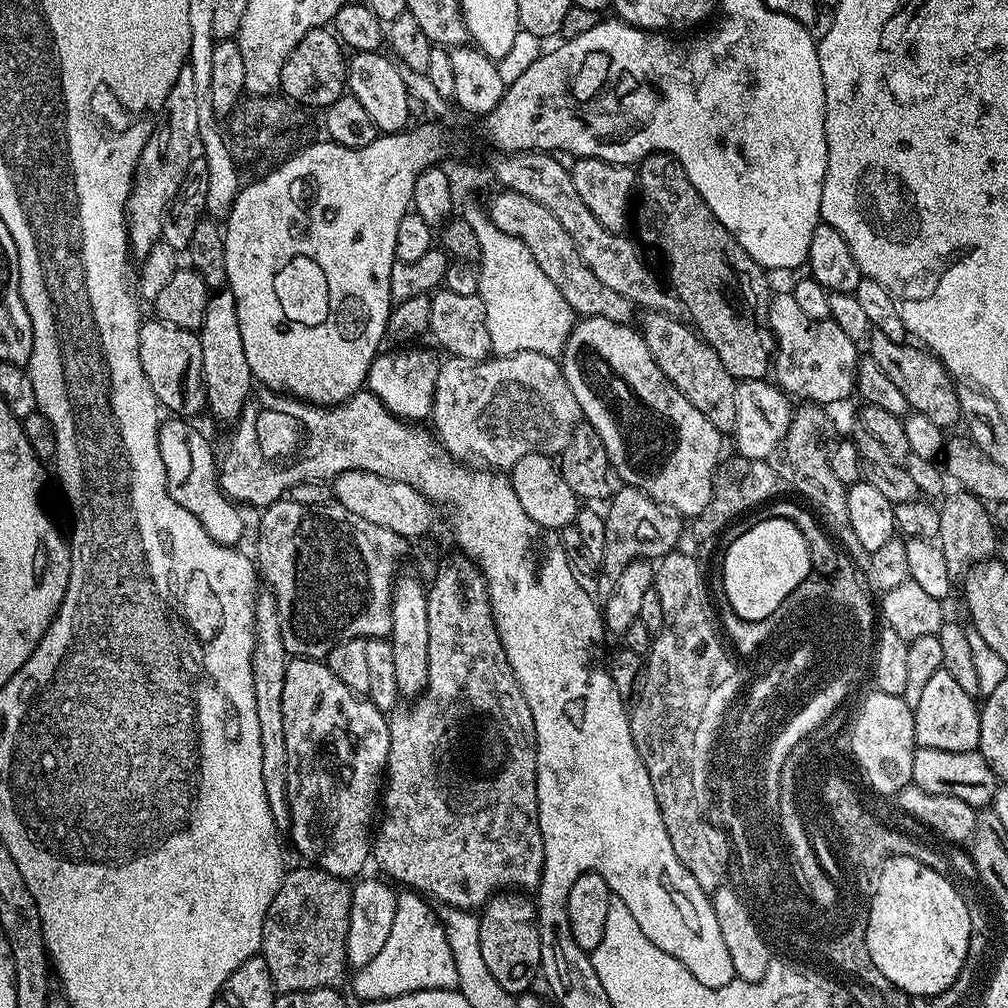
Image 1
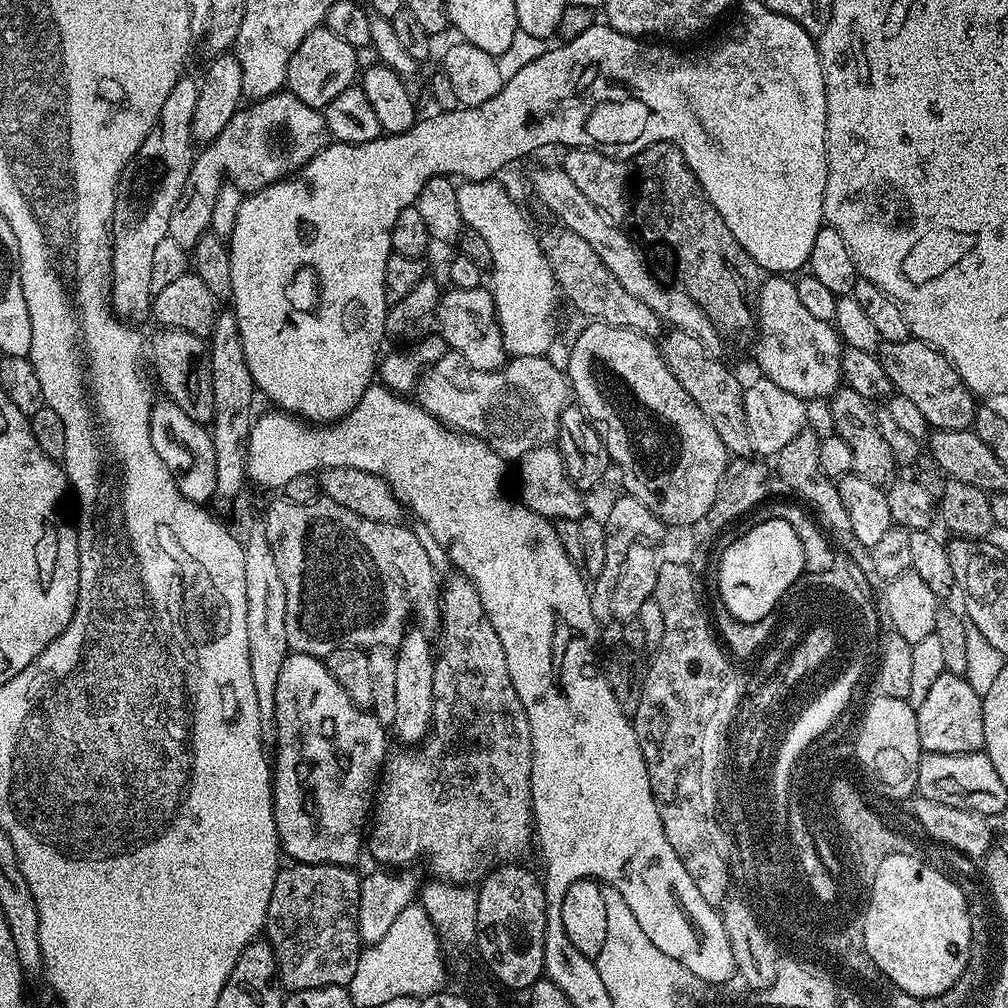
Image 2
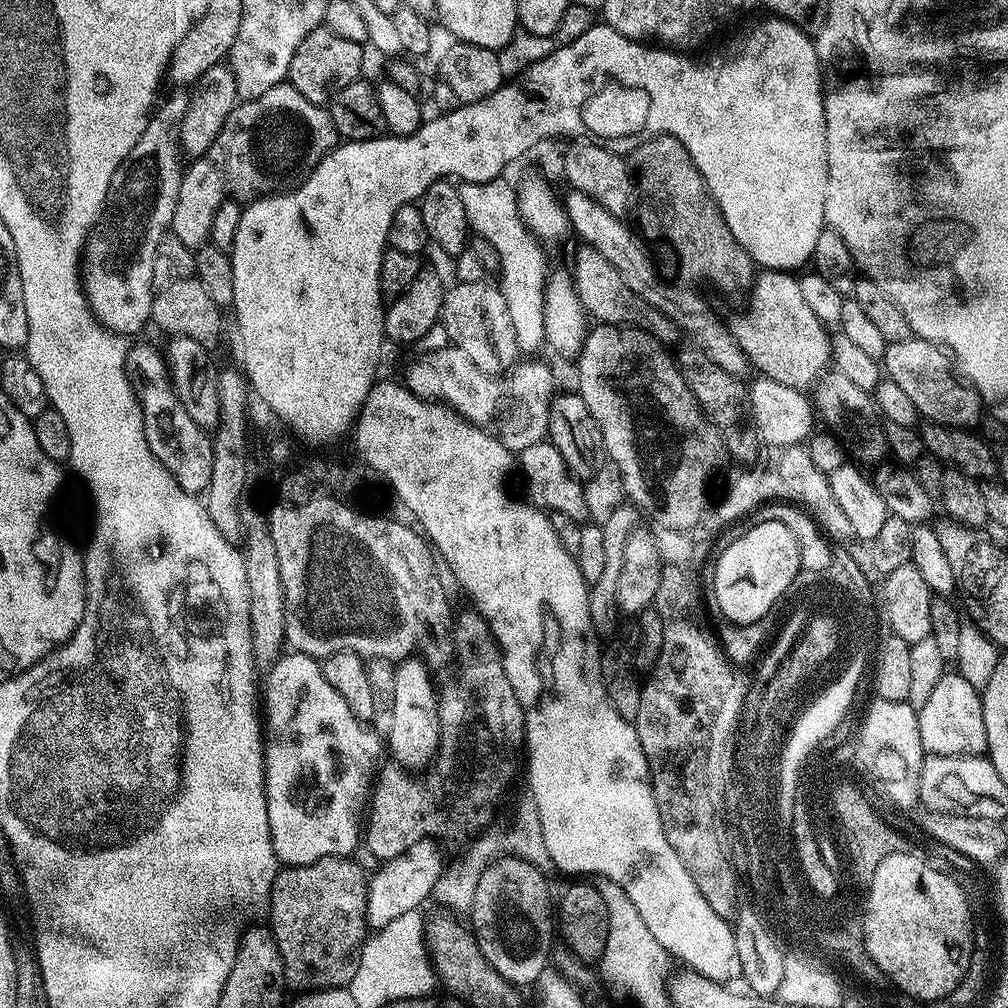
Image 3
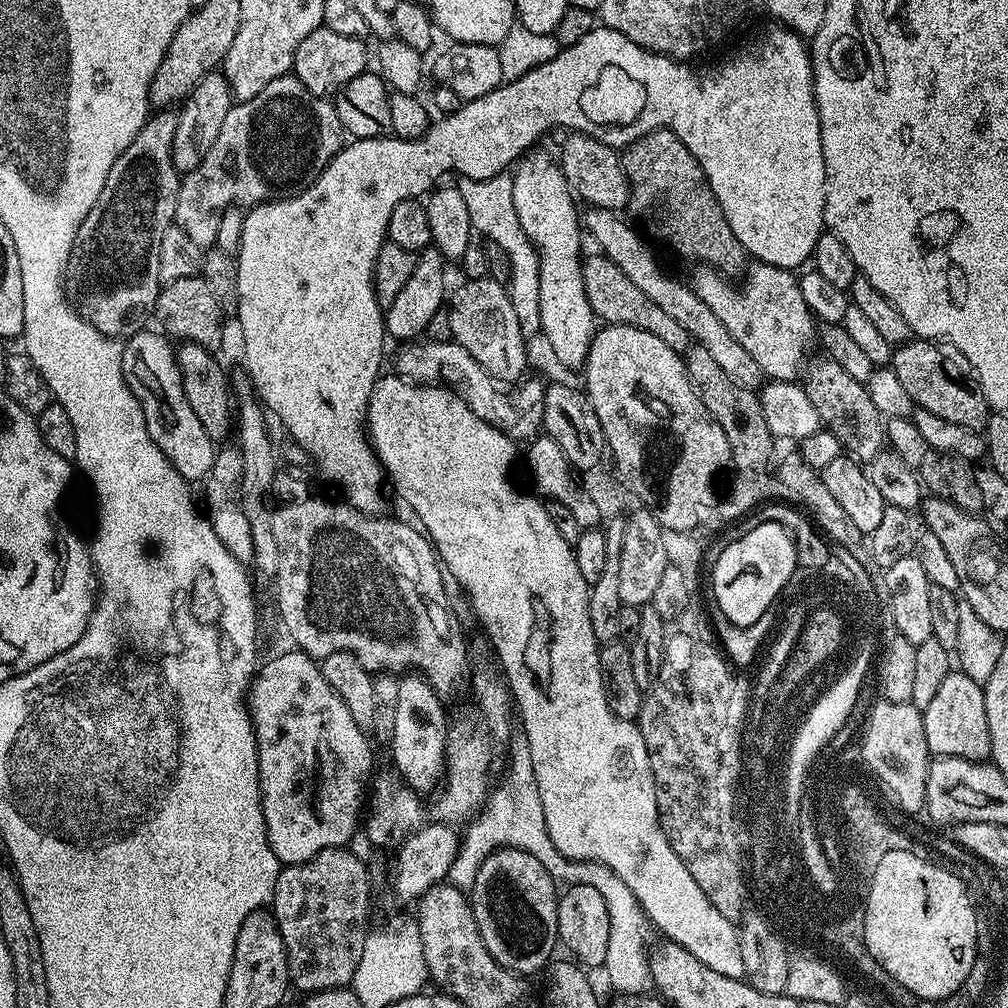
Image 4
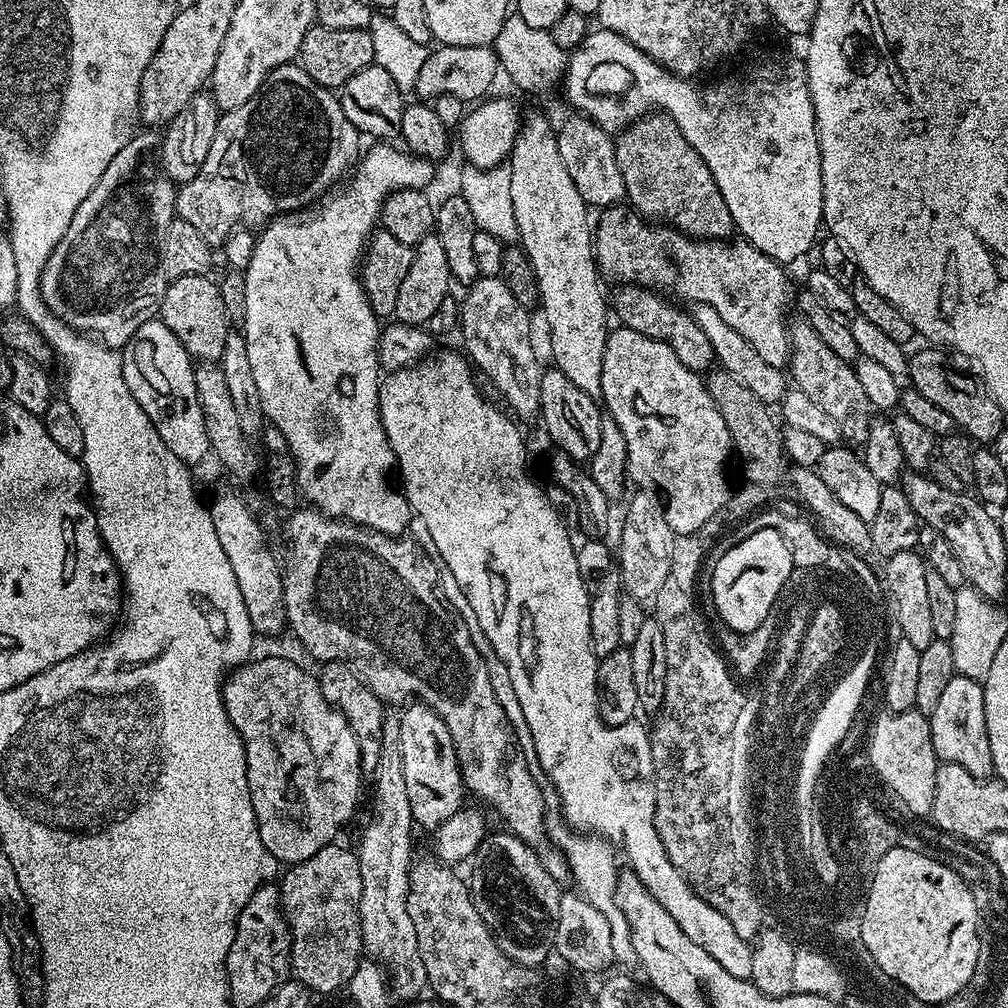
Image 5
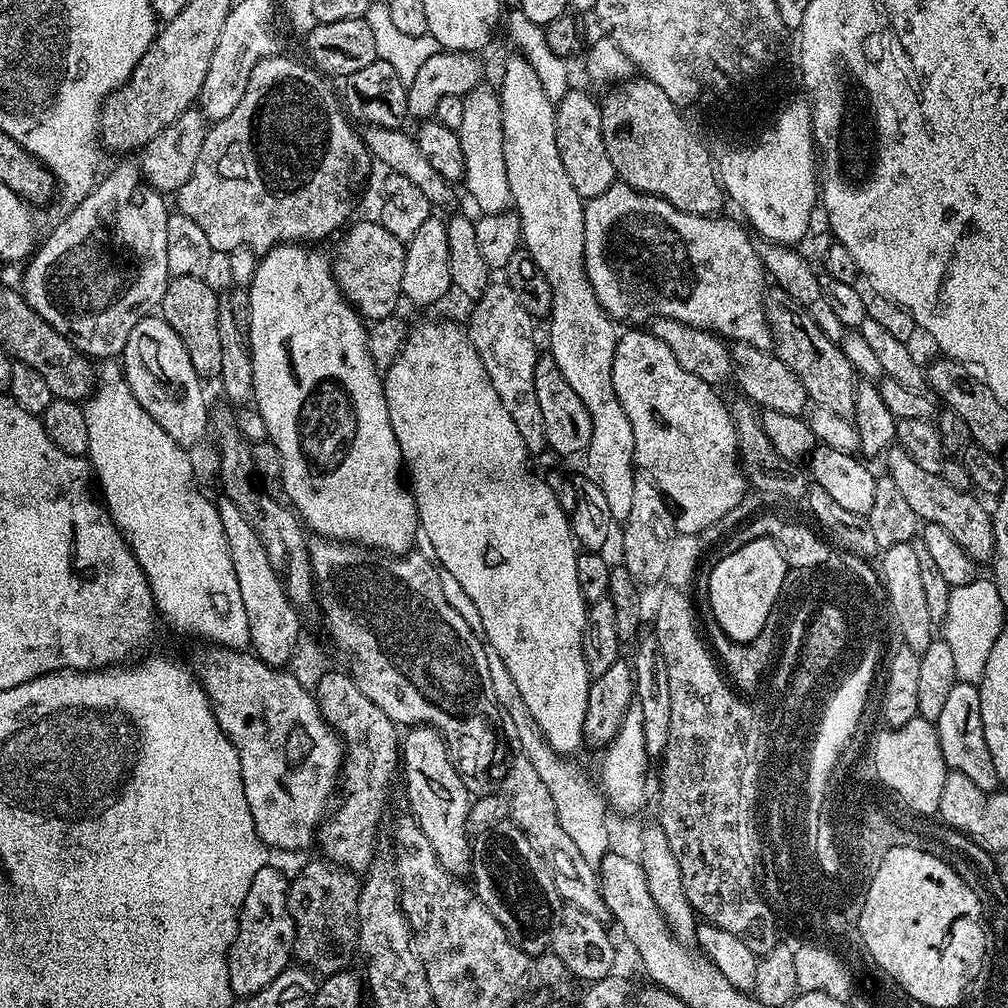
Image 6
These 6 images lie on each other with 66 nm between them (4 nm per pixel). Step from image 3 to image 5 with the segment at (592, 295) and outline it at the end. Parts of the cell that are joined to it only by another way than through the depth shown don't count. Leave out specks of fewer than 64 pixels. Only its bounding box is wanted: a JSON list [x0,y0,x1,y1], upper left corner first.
[610,284,716,374]

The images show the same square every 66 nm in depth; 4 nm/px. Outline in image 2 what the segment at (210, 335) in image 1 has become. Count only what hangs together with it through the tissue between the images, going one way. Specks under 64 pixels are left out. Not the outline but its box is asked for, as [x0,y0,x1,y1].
[207,311,258,496]

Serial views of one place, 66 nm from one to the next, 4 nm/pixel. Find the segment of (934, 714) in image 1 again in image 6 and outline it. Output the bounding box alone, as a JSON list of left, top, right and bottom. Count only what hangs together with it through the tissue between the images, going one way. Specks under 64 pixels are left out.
[934,682,1001,792]

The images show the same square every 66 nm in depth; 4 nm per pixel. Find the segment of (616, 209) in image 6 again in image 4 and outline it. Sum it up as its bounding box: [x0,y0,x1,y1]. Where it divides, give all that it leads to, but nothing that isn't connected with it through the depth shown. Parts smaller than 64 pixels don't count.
[690,262,818,381]

